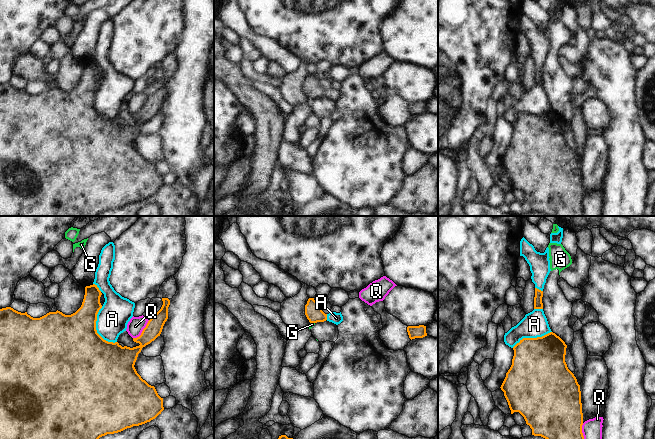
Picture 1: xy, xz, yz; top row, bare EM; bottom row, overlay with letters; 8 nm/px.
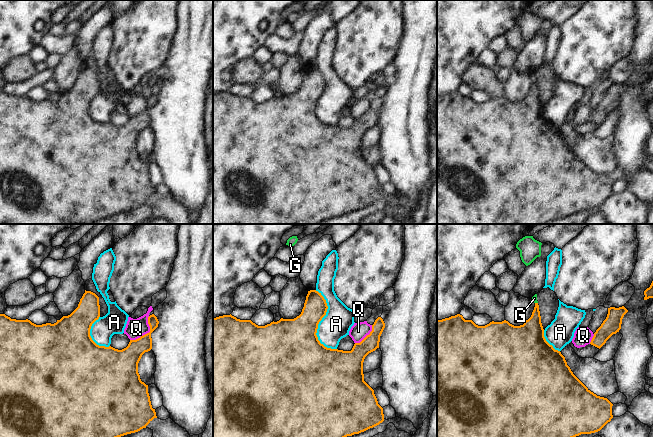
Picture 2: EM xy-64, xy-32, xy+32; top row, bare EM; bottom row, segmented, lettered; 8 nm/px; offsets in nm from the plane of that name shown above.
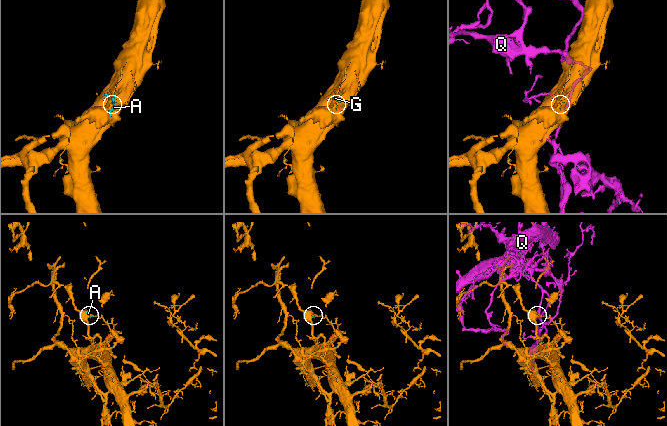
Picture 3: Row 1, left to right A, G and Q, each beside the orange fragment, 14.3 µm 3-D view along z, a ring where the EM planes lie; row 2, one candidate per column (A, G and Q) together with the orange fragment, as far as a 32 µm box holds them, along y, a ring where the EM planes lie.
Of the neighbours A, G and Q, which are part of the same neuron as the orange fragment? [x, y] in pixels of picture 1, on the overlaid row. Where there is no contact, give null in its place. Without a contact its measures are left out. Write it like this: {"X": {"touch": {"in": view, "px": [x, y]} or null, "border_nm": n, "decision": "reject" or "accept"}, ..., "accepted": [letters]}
{"A": {"touch": {"in": "xy", "px": [95, 328]}, "border_nm": 320, "decision": "reject"}, "G": {"touch": {"in": "xz", "px": [313, 322]}, "border_nm": 30, "decision": "reject"}, "Q": {"touch": {"in": "xy", "px": [142, 331]}, "border_nm": 200, "decision": "reject"}, "accepted": []}

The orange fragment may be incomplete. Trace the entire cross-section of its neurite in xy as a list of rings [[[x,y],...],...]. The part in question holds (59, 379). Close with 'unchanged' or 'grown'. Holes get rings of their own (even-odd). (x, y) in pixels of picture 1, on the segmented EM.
[[[97,285],[86,286],[81,307],[71,315],[57,310],[33,318],[11,307],[0,309],[0,439],[99,439],[150,422],[164,410],[163,398],[141,378],[134,365],[142,348],[160,336],[170,300],[162,298],[161,309],[141,335],[133,338],[140,345],[130,348],[108,342],[97,333],[101,295]]]; unchanged

